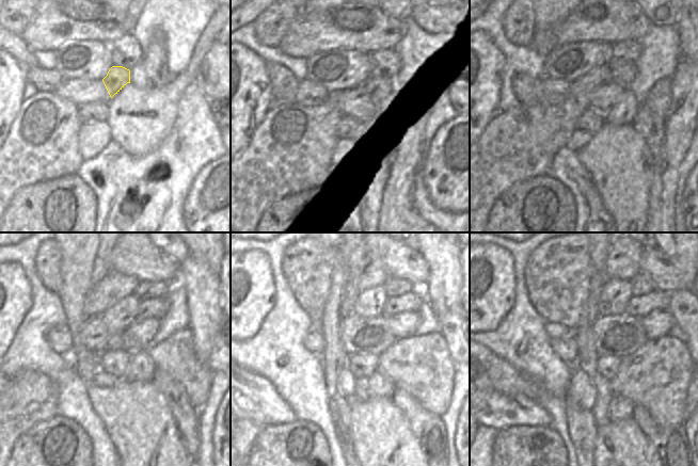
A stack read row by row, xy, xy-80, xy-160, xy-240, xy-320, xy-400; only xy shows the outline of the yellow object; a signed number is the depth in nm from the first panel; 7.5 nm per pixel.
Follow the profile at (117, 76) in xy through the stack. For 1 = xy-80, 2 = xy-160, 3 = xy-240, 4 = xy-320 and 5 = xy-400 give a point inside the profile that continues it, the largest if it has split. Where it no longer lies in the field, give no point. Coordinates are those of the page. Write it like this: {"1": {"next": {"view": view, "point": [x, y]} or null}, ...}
{"1": {"next": {"view": "xy-80", "point": [375, 76]}}, "2": {"next": {"view": "xy-160", "point": [623, 74]}}, "3": {"next": {"view": "xy-240", "point": [157, 307]}}, "4": {"next": {"view": "xy-320", "point": [411, 302]}}, "5": {"next": {"view": "xy-400", "point": [637, 306]}}}

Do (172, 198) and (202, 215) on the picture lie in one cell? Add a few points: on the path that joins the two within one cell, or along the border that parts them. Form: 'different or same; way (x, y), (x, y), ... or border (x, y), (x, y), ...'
different; border (192, 181), (184, 202), (184, 221)

